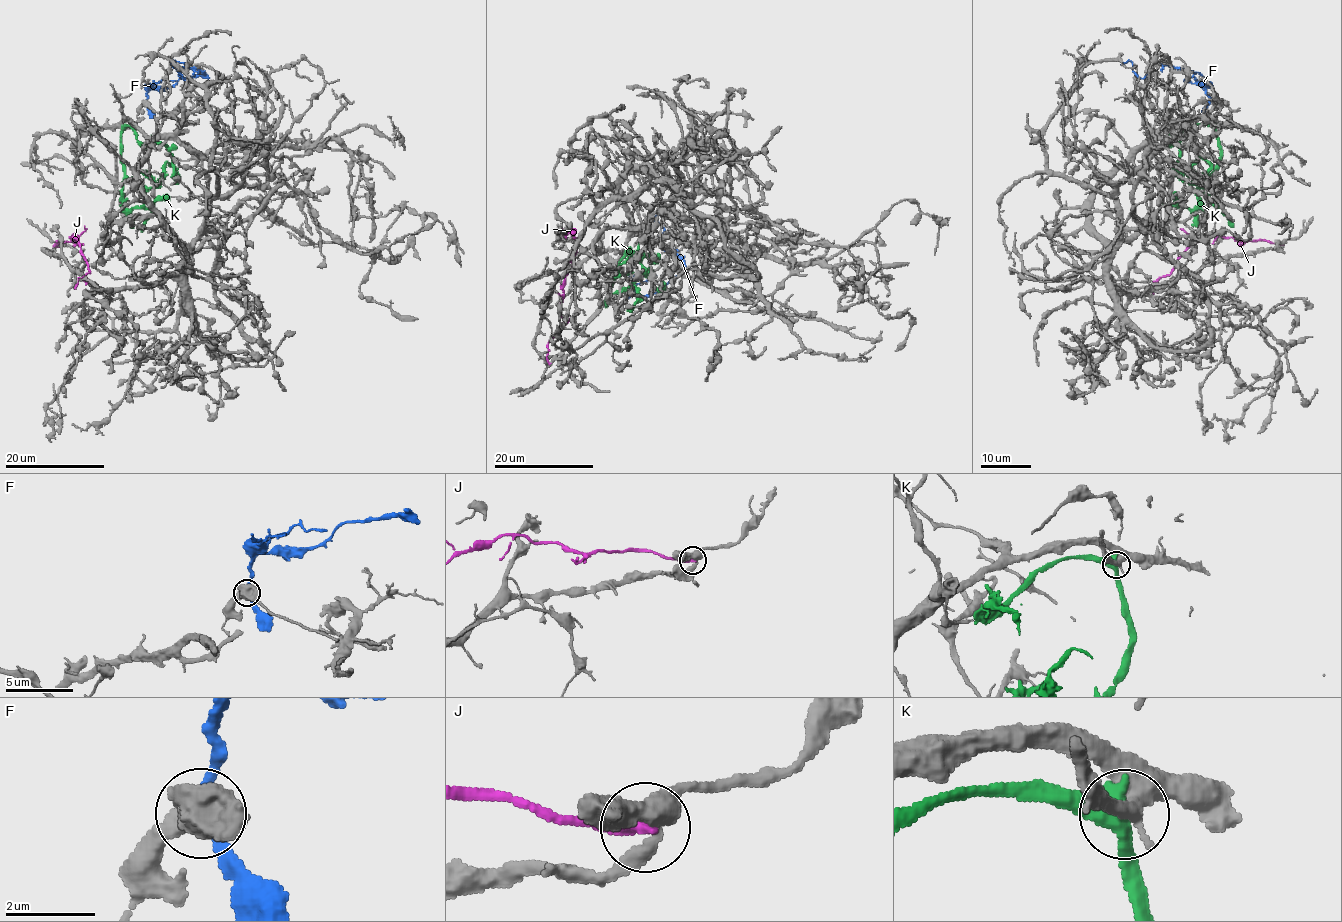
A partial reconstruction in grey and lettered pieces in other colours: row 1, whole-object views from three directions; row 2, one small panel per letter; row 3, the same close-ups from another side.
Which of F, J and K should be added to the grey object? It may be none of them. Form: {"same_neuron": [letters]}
{"same_neuron": []}

